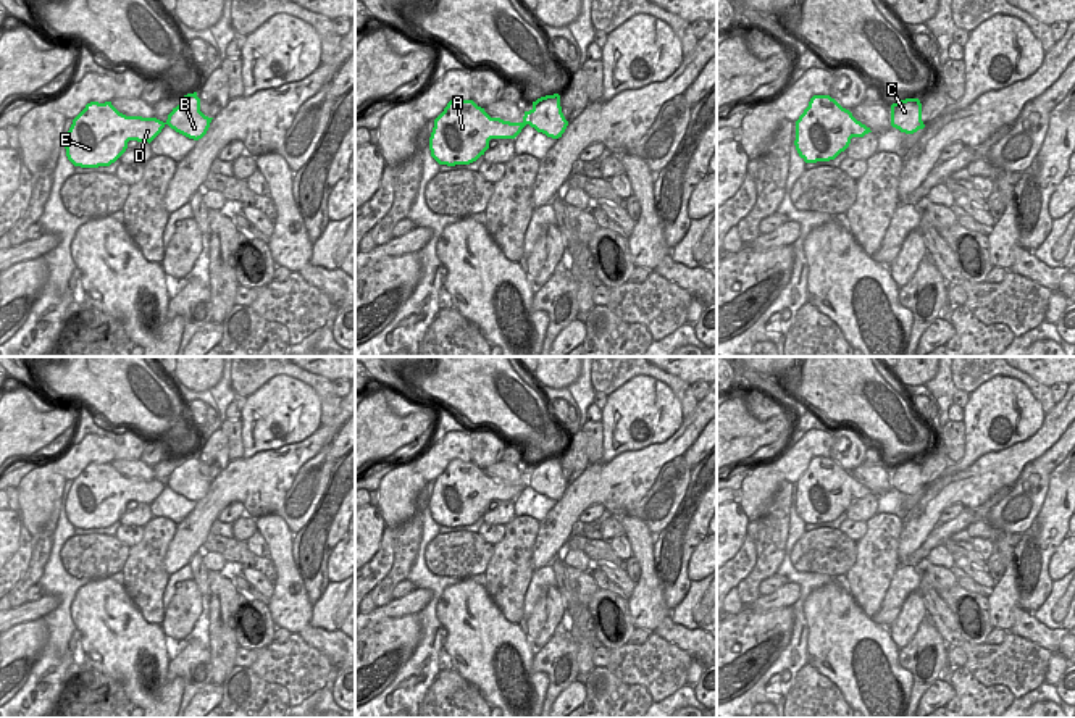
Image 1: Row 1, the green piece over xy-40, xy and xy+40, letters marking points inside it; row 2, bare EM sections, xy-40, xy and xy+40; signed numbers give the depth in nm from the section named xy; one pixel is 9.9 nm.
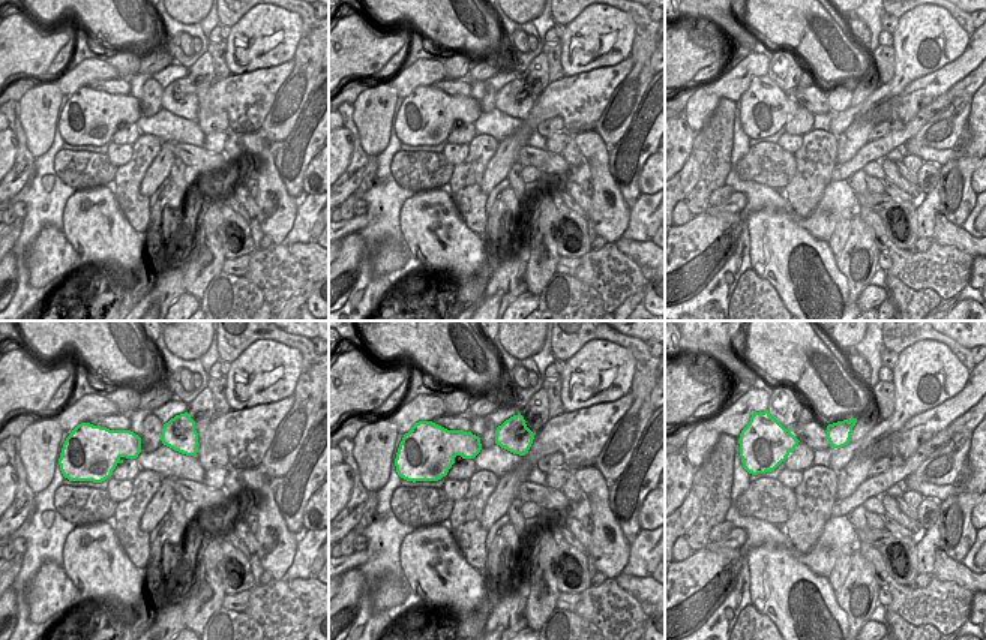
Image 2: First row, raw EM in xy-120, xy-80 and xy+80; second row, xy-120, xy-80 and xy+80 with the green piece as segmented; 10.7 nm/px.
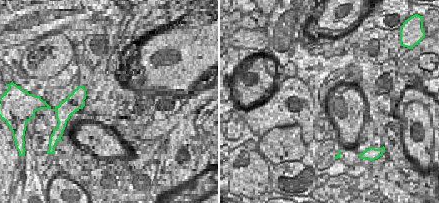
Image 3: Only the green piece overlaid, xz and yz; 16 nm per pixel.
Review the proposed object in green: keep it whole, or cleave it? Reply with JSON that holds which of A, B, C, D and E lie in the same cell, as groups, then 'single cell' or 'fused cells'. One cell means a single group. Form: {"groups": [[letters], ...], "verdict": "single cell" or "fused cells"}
{"groups": [["A", "B", "C", "D", "E"]], "verdict": "single cell"}

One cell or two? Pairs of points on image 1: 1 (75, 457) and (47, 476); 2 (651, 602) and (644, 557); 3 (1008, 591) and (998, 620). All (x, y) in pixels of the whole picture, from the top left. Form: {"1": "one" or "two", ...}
{"1": "two", "2": "one", "3": "one"}

